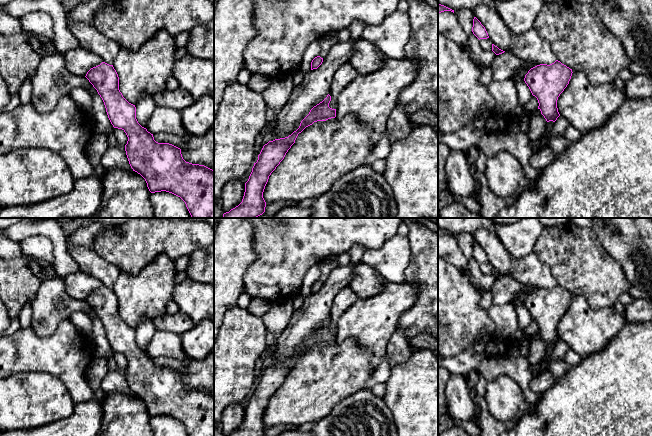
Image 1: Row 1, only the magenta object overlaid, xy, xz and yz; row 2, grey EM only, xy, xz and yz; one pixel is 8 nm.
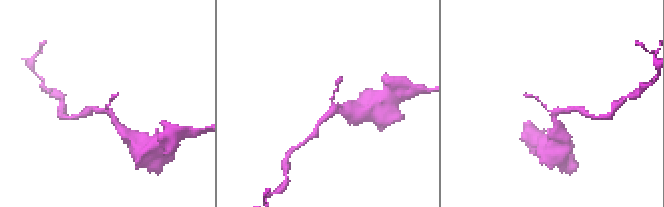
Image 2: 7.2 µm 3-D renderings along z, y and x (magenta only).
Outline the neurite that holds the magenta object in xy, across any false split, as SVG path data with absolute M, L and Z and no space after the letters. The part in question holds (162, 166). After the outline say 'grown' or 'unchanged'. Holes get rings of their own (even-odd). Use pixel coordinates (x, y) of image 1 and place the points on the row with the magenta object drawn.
M102 62L91 68L85 77L102 98L113 127L126 133L128 141L125 151L129 164L133 171L145 179L149 191L166 191L180 197L192 218L214 218L214 170L204 165L186 162L180 148L154 140L153 134L138 123L135 105L129 103L120 92L119 77L113 65Z | unchanged

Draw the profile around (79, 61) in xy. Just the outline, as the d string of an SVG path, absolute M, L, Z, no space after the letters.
M81 46L68 50L64 53L64 57L66 69L80 76L86 76L91 68L103 62L100 56Z

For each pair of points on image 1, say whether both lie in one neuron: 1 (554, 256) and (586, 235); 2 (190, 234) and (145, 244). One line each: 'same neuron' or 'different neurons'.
1: same neuron
2: same neuron

